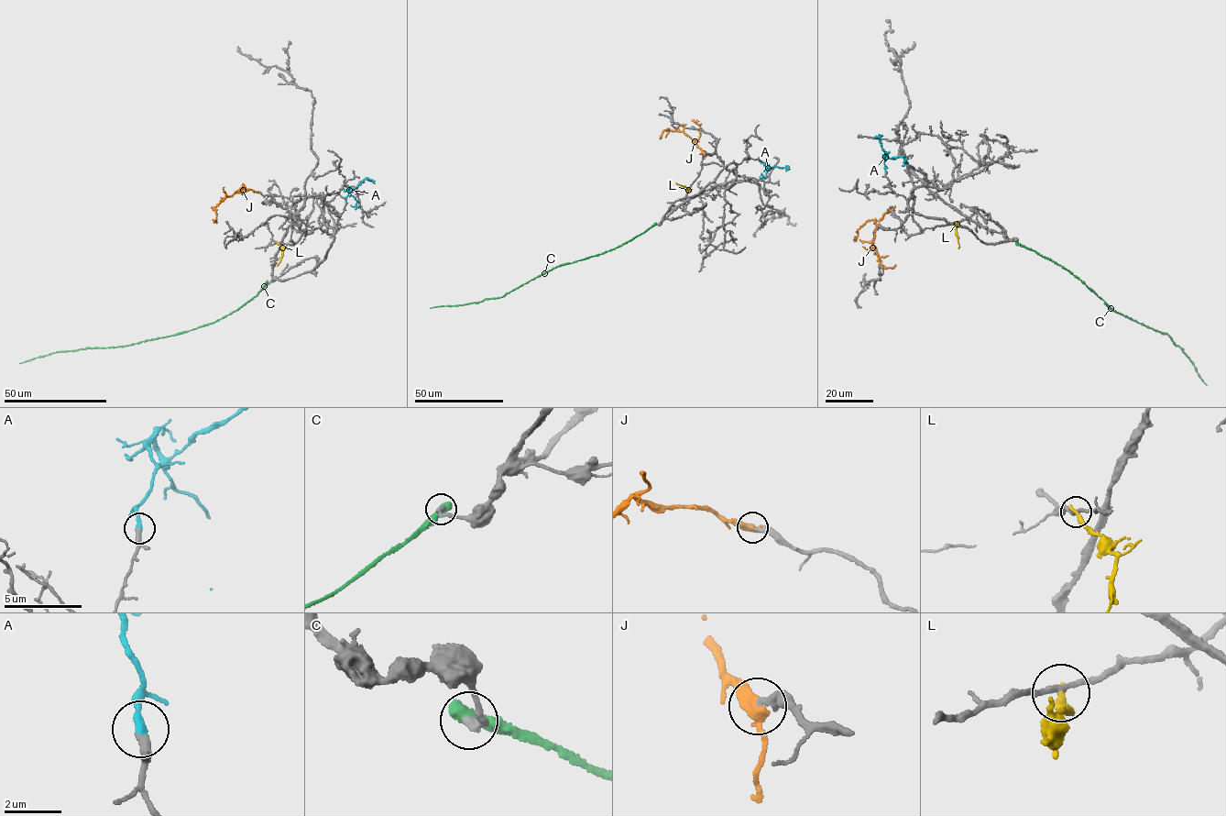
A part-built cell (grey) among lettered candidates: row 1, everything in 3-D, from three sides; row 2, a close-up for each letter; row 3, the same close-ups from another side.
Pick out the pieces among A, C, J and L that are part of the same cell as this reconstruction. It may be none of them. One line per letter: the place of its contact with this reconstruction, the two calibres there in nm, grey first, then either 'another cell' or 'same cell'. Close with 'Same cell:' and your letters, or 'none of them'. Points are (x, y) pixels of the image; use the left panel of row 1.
A: (346, 201) | 340/240 nm | same cell
C: (267, 282) | 320/650 nm | another cell
J: (257, 192) | 200/360 nm | same cell
L: (278, 243) | 180/300 nm | another cell
Same cell: A, J

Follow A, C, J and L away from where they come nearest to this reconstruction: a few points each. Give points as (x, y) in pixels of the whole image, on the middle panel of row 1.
A: (760, 160), (767, 167), (788, 167), (788, 170)
C: (655, 223), (619, 246), (552, 268), (502, 296), (430, 308)
J: (704, 152), (683, 131), (667, 128), (660, 138)
L: (687, 192), (686, 188), (675, 182)

